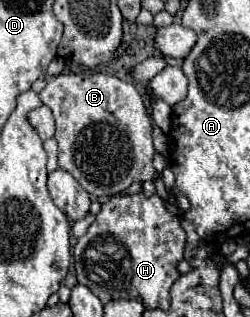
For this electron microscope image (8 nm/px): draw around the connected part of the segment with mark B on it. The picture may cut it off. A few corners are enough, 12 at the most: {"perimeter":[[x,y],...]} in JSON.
{"perimeter":[[61,73],[39,97],[89,195],[161,179],[133,83]]}

